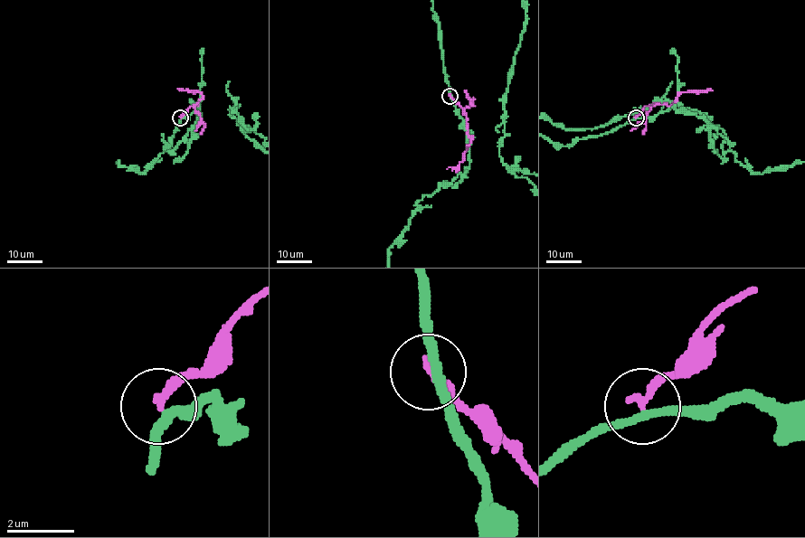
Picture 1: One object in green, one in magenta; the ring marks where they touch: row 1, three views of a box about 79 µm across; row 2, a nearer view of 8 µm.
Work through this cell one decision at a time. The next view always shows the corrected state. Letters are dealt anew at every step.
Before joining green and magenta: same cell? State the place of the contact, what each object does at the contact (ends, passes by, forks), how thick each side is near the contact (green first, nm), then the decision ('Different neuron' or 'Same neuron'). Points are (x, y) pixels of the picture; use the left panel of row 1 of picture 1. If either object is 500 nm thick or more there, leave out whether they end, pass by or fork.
Place: (180, 117). At the ring green passes by. At the ring magenta ends. Thickness 240 nm (green) against 260 nm. Different neuron

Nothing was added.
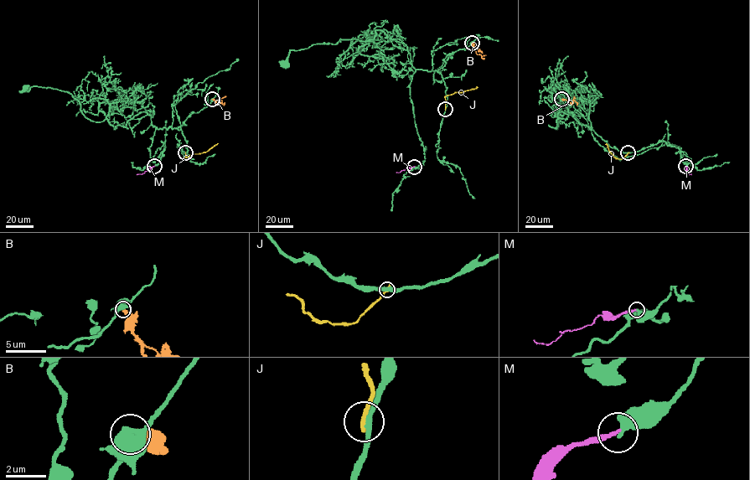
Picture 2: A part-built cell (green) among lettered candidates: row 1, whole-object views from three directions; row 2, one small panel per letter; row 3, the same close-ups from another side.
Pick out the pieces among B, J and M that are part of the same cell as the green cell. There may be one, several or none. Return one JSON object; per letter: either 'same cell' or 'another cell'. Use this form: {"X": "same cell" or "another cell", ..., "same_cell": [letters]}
{"B": "another cell", "J": "another cell", "M": "another cell", "same_cell": []}

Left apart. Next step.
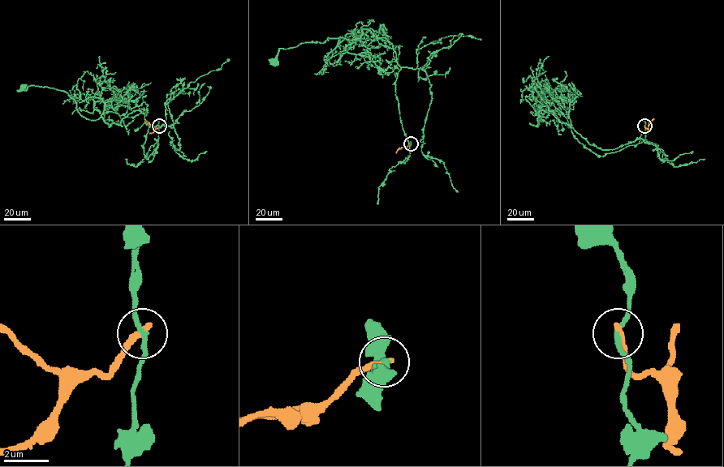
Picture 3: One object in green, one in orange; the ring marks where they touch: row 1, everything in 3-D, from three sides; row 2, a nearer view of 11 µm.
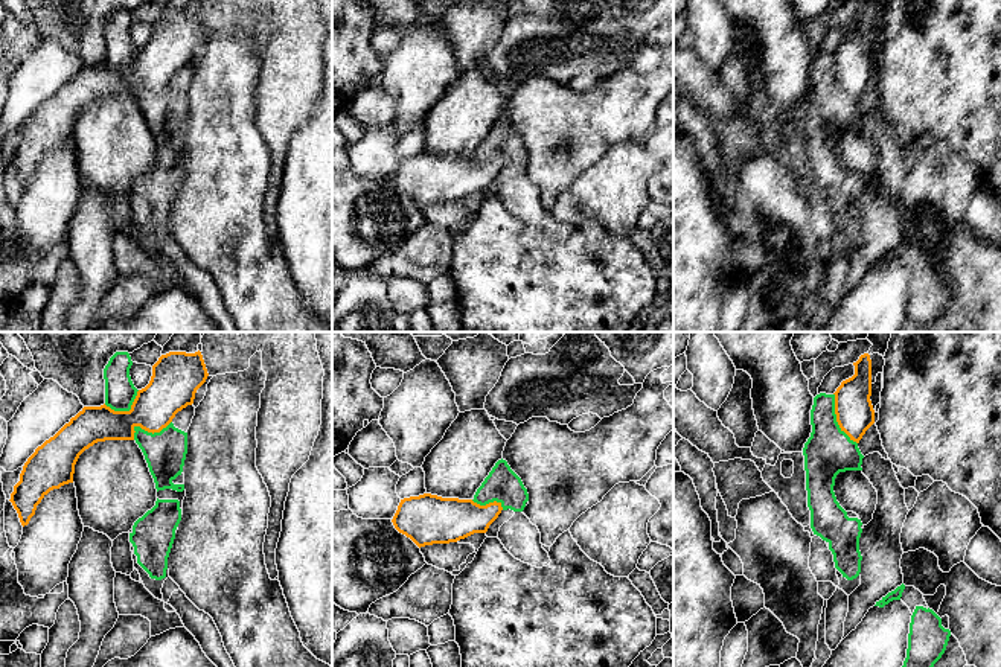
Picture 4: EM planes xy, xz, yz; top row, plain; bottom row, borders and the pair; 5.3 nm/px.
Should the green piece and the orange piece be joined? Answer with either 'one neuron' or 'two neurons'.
two neurons

